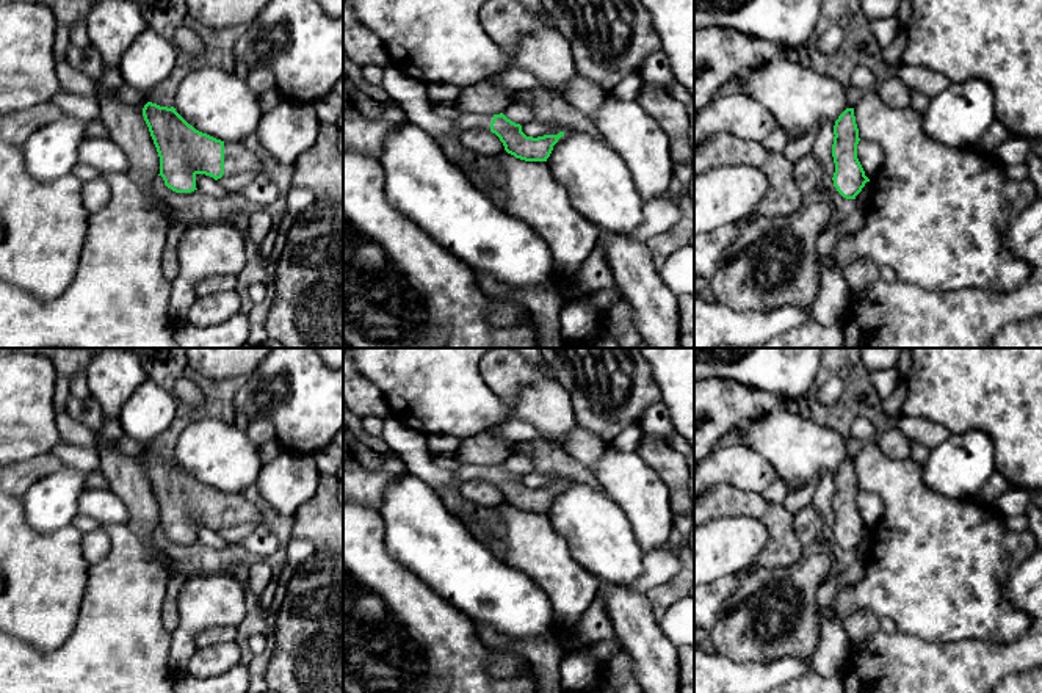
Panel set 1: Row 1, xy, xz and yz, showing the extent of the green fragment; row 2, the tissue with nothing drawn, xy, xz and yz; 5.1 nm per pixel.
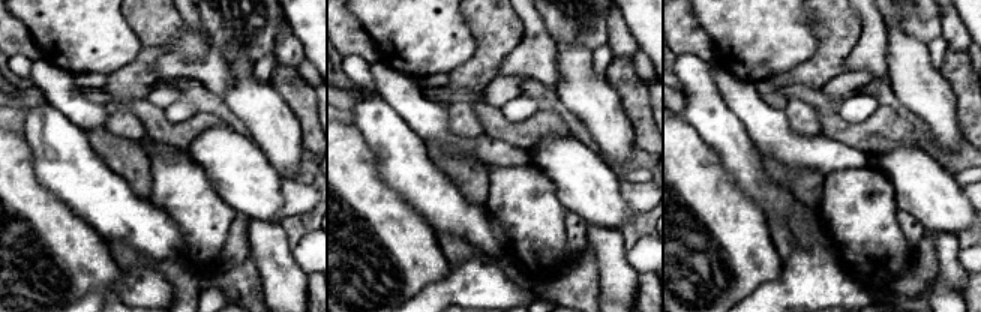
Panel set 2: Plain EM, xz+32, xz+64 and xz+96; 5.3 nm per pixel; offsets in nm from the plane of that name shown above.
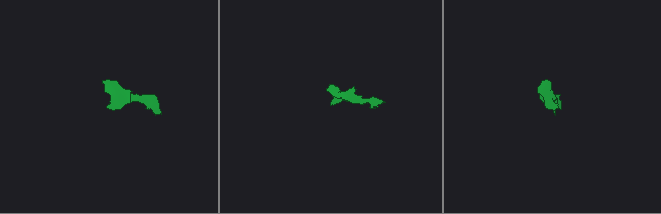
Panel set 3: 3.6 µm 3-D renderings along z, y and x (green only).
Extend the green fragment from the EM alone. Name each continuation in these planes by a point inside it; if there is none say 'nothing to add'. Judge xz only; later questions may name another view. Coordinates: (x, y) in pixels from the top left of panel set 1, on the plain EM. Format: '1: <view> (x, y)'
1: xz (467, 472)

